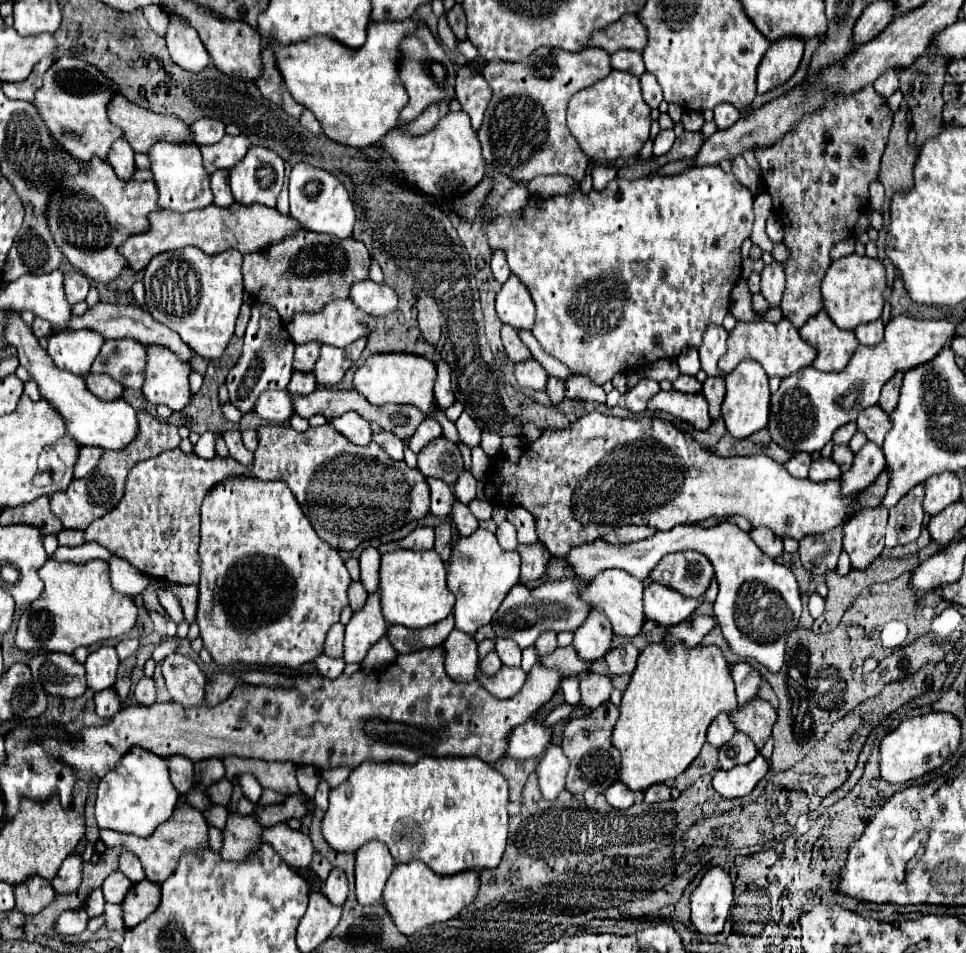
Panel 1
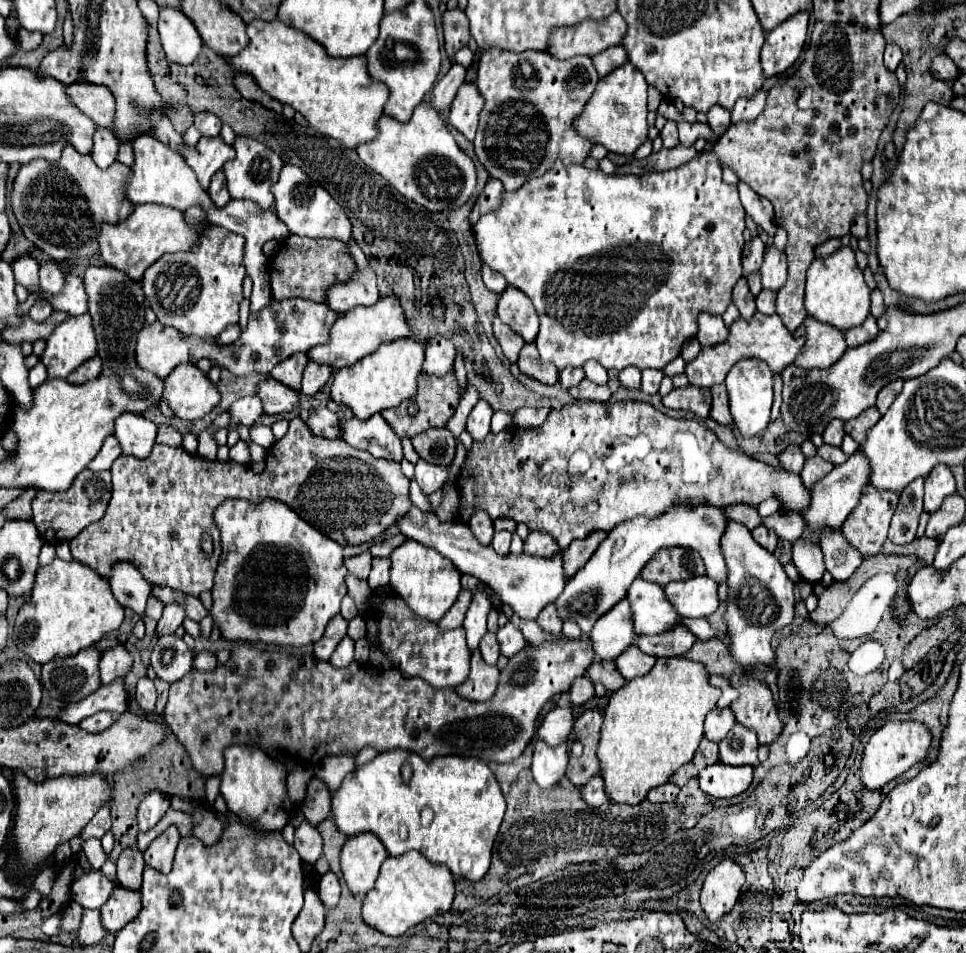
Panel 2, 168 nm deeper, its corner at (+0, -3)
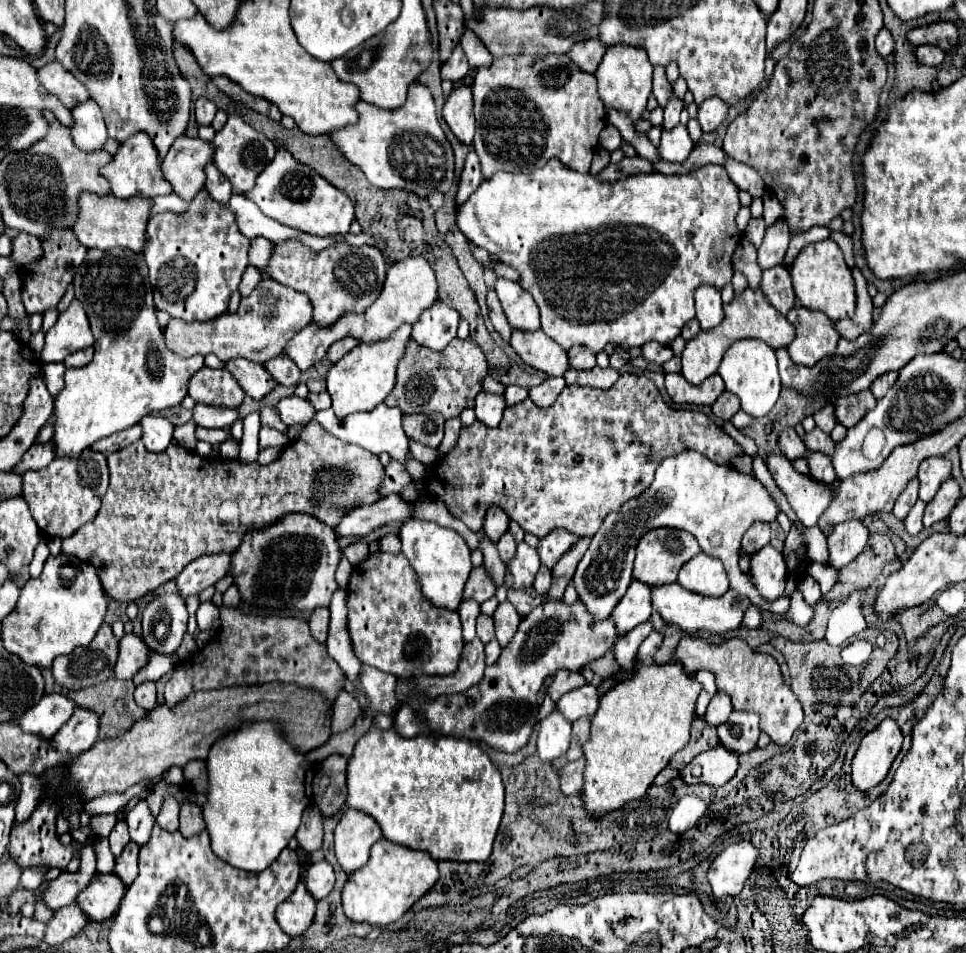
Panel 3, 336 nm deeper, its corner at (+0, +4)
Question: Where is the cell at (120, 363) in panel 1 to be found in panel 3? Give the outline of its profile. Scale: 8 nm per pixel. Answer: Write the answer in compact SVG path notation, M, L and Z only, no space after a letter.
M263 277L261 283L249 297L241 299L237 313L223 313L217 319L207 323L185 323L181 319L169 319L163 329L165 347L181 357L191 355L209 355L215 353L223 363L229 359L249 359L253 363L265 363L285 351L285 343L293 339L297 331L311 323L311 303L305 293L293 291L269 277Z

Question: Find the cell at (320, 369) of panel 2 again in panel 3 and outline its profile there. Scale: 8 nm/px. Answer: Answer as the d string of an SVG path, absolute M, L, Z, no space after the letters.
M341 339L341 341L337 341L337 343L333 343L331 347L329 347L329 351L327 351L327 361L329 363L337 363L345 353L349 353L353 347L357 345L357 341L355 339Z

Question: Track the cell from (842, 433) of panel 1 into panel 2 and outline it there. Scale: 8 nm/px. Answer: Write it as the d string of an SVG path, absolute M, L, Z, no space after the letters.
M831 420L825 430L823 430L823 442L831 446L841 446L845 432L843 432L843 422L841 420Z

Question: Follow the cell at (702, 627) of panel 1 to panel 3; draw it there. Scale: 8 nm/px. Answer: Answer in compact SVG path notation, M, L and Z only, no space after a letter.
M647 621L639 627L635 627L633 633L621 635L617 645L615 645L615 659L623 669L633 669L635 661L637 661L637 647L641 645L641 641L653 631L653 623Z

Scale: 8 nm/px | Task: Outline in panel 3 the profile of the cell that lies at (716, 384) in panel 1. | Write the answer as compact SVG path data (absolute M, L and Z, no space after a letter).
M723 391L723 395L713 403L711 409L713 409L713 415L715 415L715 417L729 421L741 407L739 407L737 395L733 395L733 393L729 393L729 391Z

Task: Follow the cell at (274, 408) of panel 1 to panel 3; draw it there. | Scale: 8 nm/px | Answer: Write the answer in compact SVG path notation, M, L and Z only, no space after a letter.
M195 405L193 409L193 421L205 429L223 429L231 427L239 419L239 409L229 407L207 407L207 405Z

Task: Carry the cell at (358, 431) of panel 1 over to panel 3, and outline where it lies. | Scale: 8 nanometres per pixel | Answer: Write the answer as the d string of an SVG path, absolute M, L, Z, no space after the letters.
M297 395L281 399L275 409L281 415L281 421L285 425L297 425L297 423L309 423L313 421L313 415L317 413L317 409L313 409L313 405L307 399L301 399Z

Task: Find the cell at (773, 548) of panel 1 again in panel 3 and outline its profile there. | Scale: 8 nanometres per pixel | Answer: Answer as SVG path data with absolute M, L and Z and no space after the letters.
M757 521L749 527L749 531L745 531L743 535L743 543L741 543L741 549L745 553L755 553L757 549L765 547L771 539L771 527L769 523L763 523L763 521Z

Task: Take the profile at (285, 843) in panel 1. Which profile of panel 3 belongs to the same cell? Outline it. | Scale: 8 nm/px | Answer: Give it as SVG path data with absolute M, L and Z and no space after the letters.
M309 805L303 811L303 821L301 821L301 827L297 829L295 837L297 837L299 845L307 853L313 853L313 851L321 849L321 843L323 843L323 823L321 823L321 811L315 805Z

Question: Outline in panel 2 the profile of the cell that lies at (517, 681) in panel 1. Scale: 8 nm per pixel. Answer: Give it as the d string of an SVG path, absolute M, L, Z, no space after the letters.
M475 650L471 656L471 672L467 680L455 688L455 692L467 700L485 702L489 696L495 694L497 678L499 670L495 666L485 664L485 660L479 656L479 650Z

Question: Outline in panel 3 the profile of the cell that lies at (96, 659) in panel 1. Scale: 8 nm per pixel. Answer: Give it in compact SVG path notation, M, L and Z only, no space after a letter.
M133 633L125 635L119 641L119 655L115 663L115 677L117 679L133 679L133 675L147 663L151 649Z

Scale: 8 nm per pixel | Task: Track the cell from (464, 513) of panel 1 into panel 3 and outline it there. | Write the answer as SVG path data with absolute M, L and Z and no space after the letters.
M489 507L489 511L485 513L483 531L493 543L497 543L497 539L507 531L507 525L509 517L505 515L505 511L501 511L501 507Z

